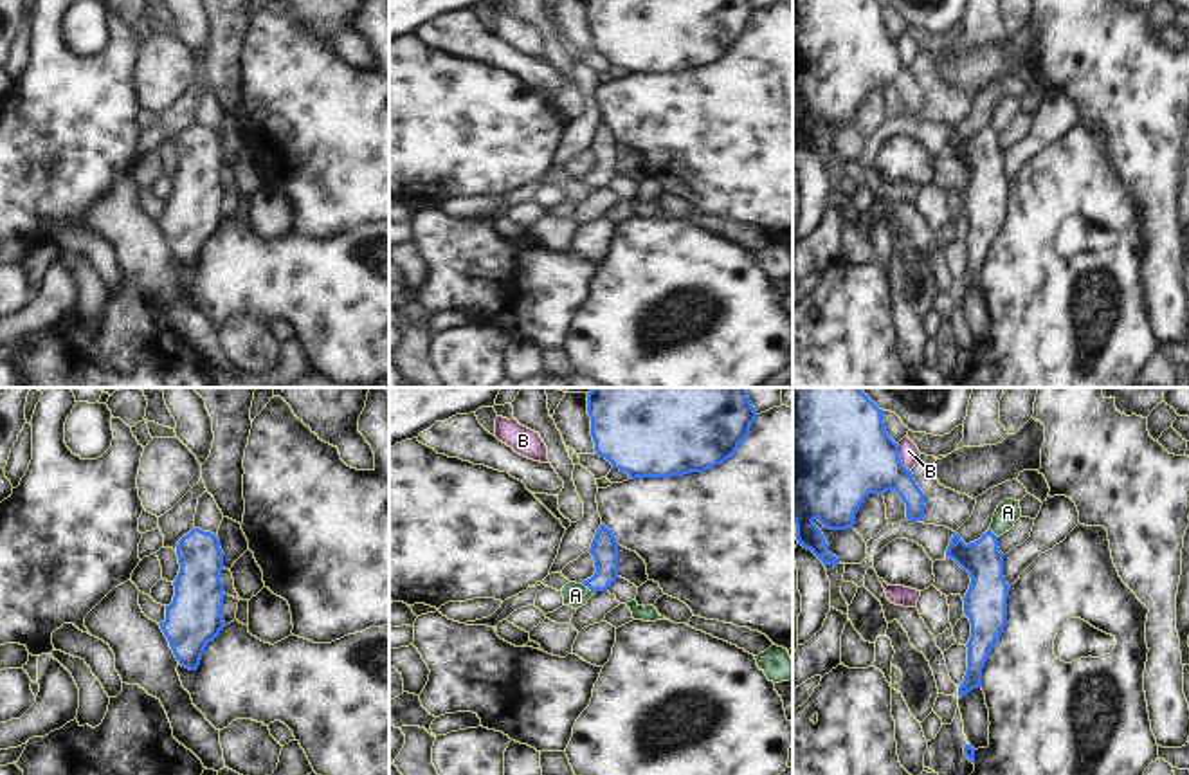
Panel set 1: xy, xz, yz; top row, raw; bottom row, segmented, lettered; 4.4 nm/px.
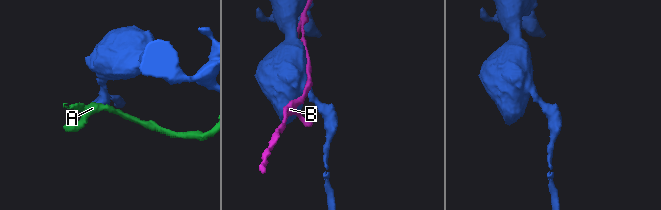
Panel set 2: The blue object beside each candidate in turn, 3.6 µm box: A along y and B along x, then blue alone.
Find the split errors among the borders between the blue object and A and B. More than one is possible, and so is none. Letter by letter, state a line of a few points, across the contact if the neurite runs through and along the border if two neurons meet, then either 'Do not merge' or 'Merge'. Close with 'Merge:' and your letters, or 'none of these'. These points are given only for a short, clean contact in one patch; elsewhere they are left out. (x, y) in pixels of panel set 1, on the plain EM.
A: Line: xz (582, 179), (595, 188). Do not merge
B: Do not merge
Merge: none of these.

